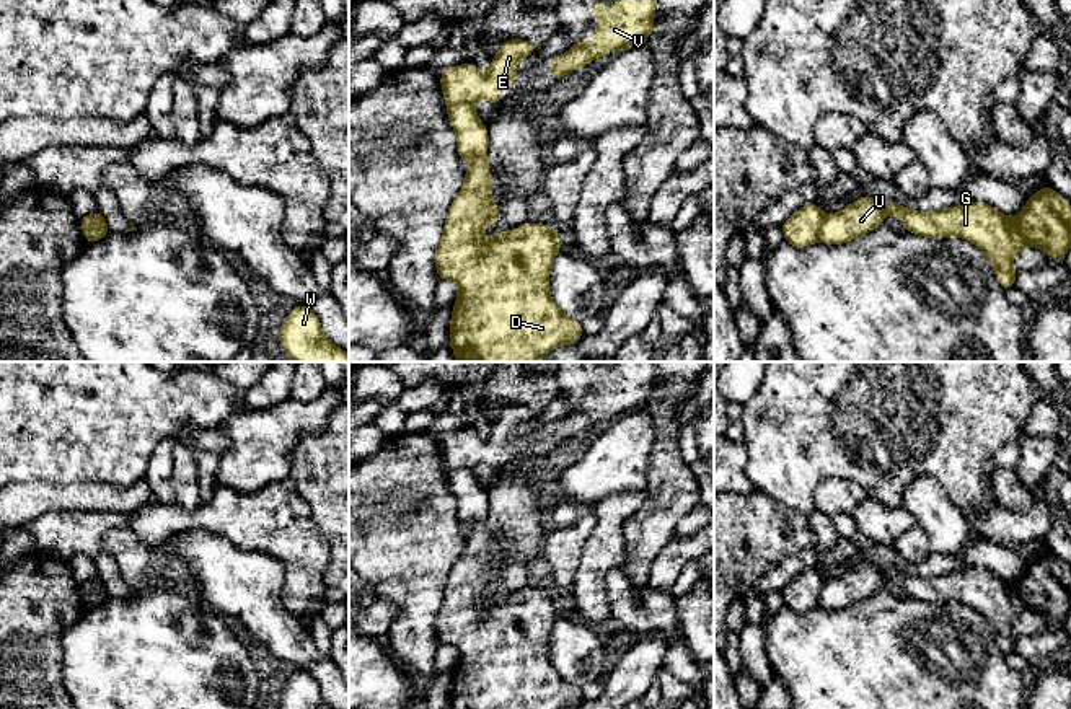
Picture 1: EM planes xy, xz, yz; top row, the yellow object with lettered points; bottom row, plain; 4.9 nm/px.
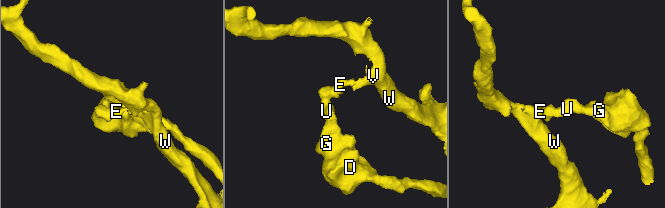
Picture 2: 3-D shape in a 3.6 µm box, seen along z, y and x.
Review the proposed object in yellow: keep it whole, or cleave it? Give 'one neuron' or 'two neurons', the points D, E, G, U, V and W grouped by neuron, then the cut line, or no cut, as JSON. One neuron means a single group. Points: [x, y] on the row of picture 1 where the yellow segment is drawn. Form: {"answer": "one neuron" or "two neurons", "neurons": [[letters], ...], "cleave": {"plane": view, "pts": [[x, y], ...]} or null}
{"answer": "two neurons", "neurons": [["D", "G", "U"], ["E", "V", "W"]], "cleave": {"plane": "xy", "pts": [[106, 230], [93, 227], [85, 235]]}}

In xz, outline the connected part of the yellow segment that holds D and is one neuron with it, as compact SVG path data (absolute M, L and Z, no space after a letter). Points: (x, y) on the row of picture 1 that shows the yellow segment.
M469 103L448 106L448 121L456 132L456 150L469 163L461 191L453 199L435 248L439 279L458 285L452 311L450 341L455 362L540 362L562 344L584 337L580 323L564 315L549 295L549 271L561 251L559 235L548 225L528 222L520 228L496 233L491 240L481 230L500 220L491 191L487 168L487 127Z

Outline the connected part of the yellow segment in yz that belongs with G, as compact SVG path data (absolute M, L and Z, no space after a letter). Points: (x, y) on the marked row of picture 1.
M1048 184L1027 199L1016 217L1006 217L975 200L919 212L893 200L862 196L840 212L825 215L818 240L825 244L844 244L877 228L885 215L897 215L901 227L924 238L959 236L972 241L988 256L1004 290L1016 287L1012 259L1022 248L1038 248L1061 264L1071 248L1071 205Z

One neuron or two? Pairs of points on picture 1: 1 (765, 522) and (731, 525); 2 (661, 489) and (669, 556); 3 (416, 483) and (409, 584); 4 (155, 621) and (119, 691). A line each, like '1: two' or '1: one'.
1: one
2: two
3: one
4: one

